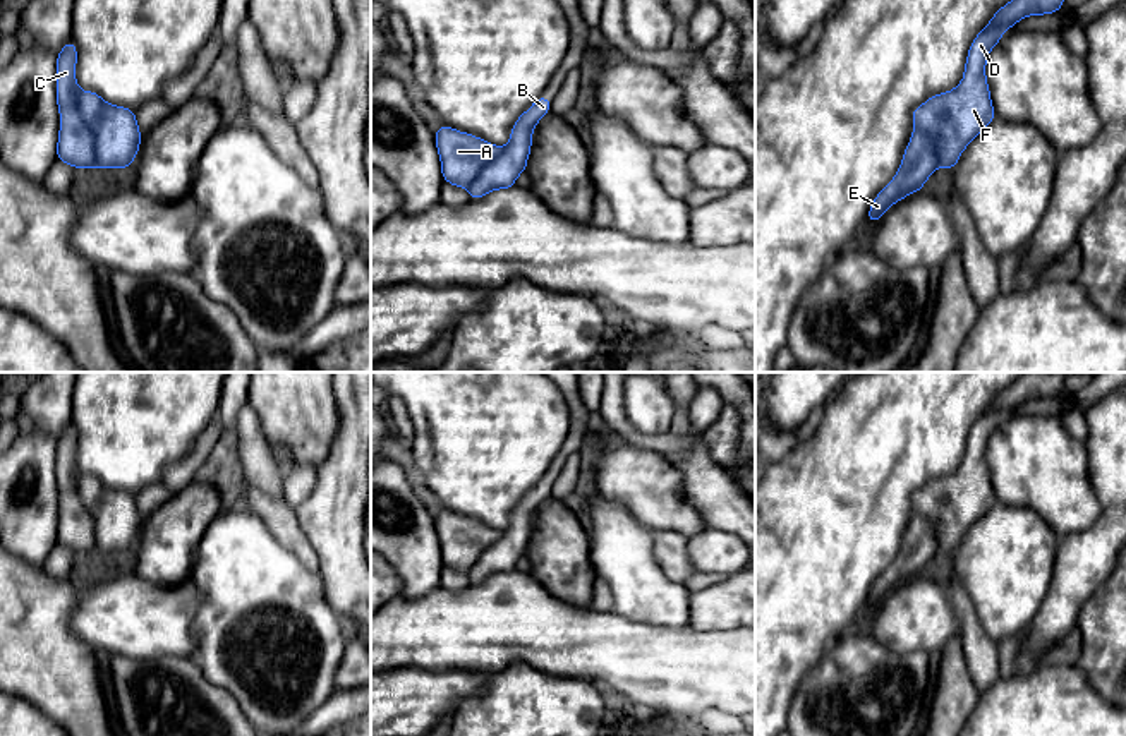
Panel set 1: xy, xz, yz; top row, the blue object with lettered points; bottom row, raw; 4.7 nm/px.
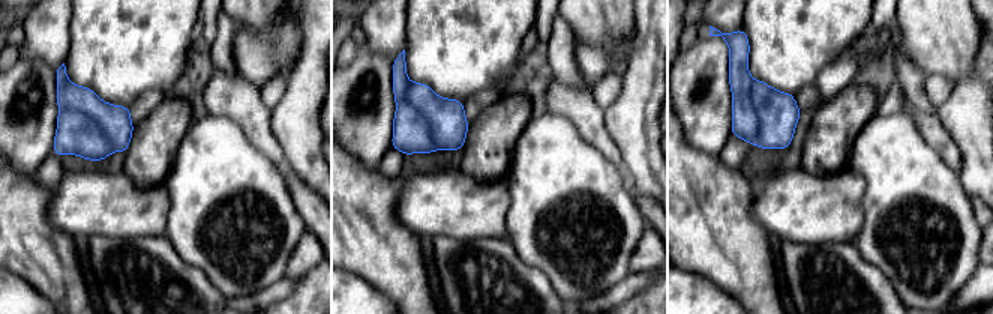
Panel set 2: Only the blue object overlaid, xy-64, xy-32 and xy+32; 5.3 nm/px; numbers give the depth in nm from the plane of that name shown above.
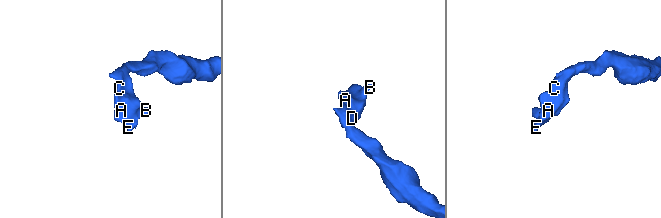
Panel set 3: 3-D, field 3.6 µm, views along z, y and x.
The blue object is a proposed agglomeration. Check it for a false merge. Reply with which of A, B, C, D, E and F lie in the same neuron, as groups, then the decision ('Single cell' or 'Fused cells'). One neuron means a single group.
Groups: A C E / B D F. Fused cells

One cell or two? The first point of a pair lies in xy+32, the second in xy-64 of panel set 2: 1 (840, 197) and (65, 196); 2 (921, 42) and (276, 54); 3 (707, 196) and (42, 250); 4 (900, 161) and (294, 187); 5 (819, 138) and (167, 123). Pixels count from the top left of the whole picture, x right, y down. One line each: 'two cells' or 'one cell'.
1: one cell
2: two cells
3: one cell
4: two cells
5: one cell

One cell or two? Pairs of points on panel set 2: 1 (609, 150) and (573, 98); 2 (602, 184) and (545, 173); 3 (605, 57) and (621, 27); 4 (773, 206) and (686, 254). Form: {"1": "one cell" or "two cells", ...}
{"1": "one cell", "2": "one cell", "3": "two cells", "4": "two cells"}

